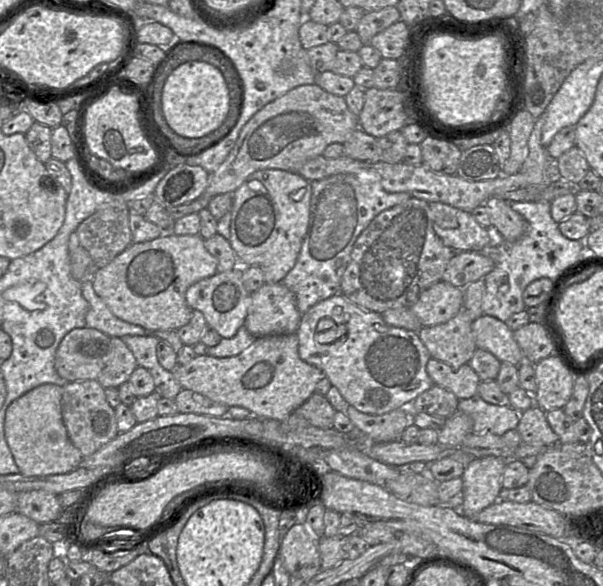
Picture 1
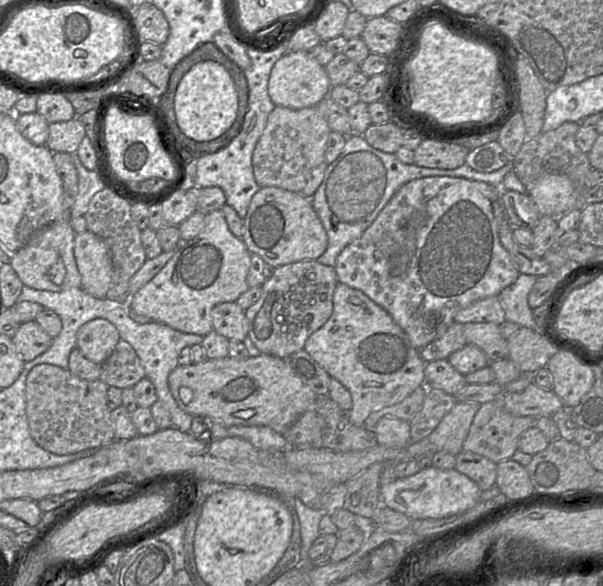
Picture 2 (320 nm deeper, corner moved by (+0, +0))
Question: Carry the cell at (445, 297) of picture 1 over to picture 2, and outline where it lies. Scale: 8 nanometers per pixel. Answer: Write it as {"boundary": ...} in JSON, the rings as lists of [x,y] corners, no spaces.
{"boundary":[[[497,297],[480,299],[454,315],[454,322],[494,323],[500,325],[505,321],[505,314]]]}

